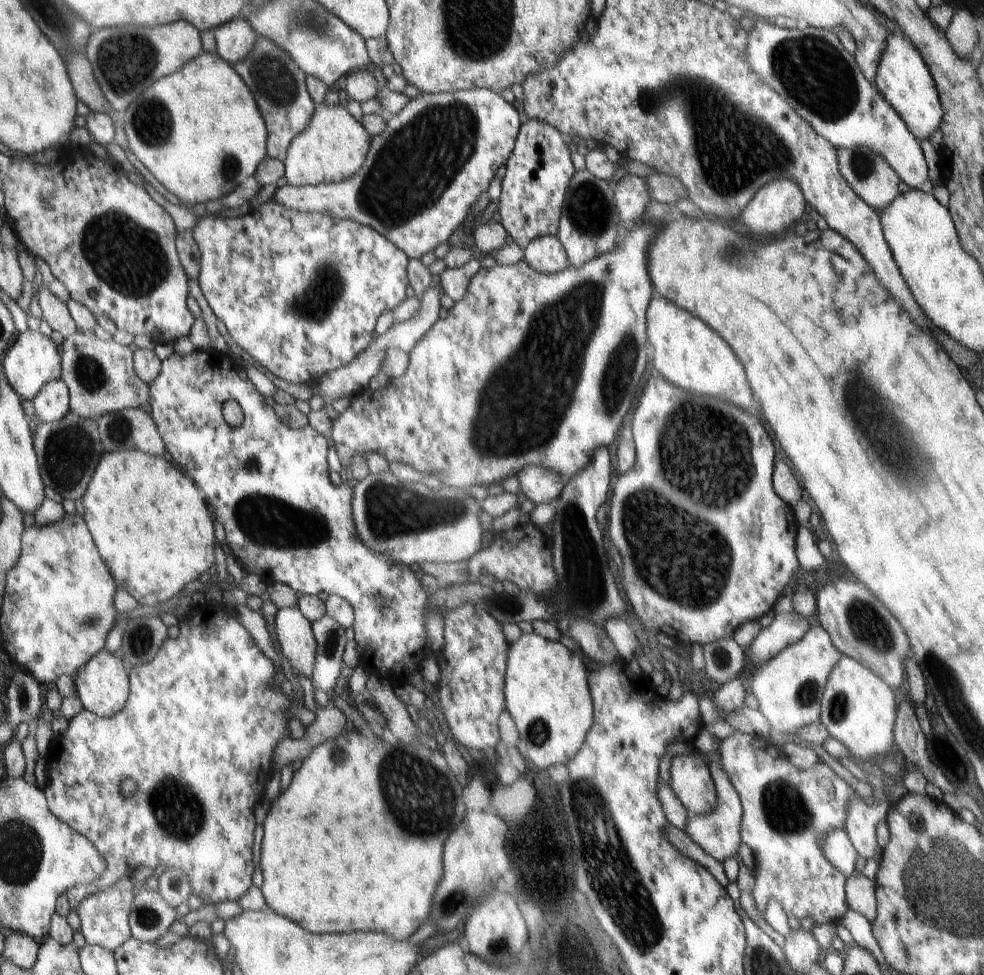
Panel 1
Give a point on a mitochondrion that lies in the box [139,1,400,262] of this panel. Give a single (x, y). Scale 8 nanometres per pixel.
(273, 80)

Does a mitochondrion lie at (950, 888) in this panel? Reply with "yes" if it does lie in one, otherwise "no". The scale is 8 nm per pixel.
yes

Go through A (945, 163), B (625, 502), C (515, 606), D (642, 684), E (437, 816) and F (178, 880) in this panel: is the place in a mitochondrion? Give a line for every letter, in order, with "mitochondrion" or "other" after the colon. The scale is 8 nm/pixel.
A: other
B: mitochondrion
C: mitochondrion
D: other
E: mitochondrion
F: mitochondrion

